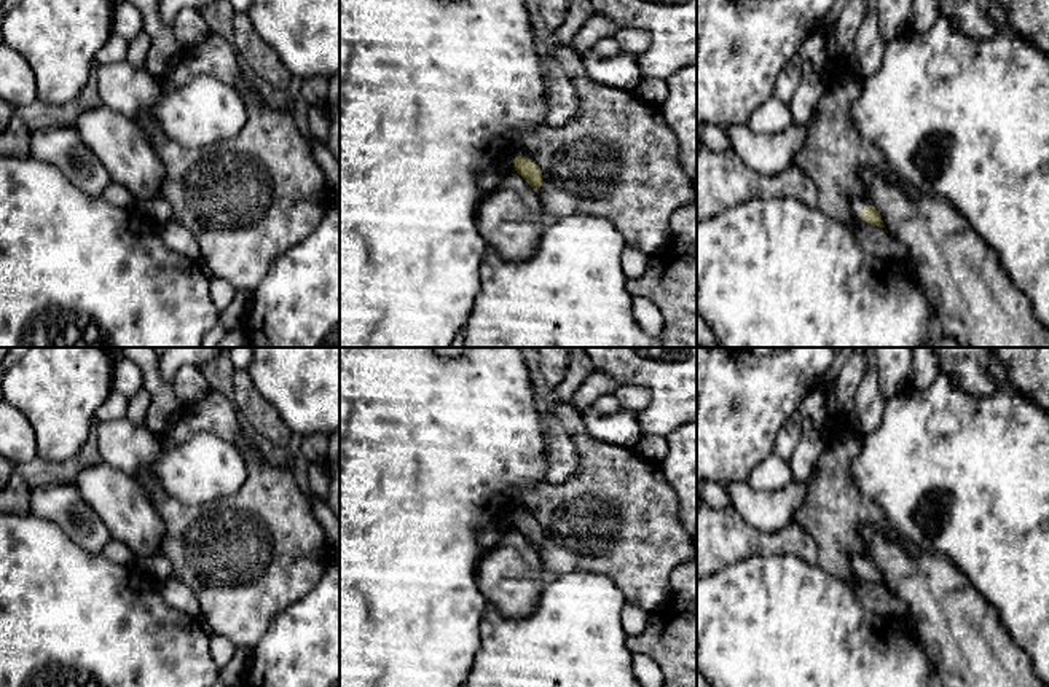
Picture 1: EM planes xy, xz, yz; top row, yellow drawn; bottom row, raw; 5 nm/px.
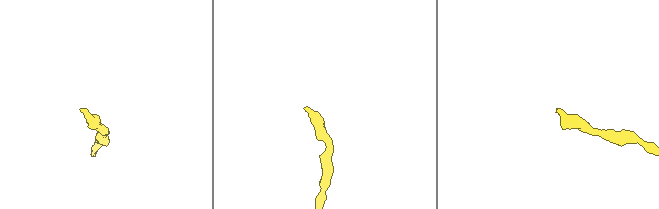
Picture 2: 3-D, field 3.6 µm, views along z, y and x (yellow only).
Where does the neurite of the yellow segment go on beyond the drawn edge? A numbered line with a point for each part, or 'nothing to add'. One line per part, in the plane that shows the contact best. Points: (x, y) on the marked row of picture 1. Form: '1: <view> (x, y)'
1: xz (515, 150)

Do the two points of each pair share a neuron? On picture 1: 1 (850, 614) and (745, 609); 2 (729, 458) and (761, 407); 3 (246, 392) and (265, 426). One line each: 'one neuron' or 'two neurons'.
1: one neuron
2: one neuron
3: one neuron

